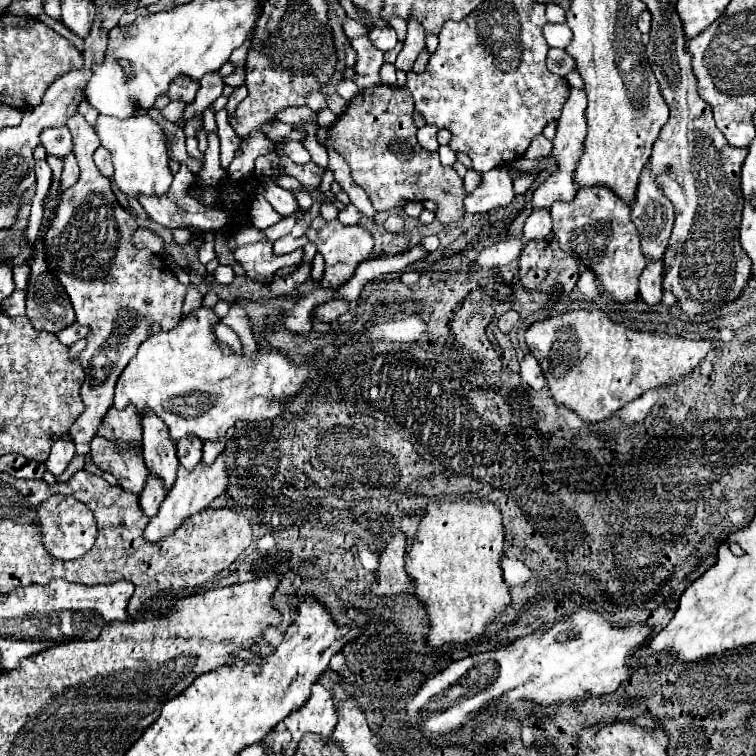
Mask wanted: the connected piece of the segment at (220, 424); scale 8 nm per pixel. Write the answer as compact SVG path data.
M200 307L172 331L152 333L120 373L112 405L122 411L132 403L138 415L152 411L166 423L172 441L186 435L200 437L202 441L216 441L240 419L280 419L286 399L298 397L298 393L306 389L306 379L316 379L316 375L328 371L332 359L338 355L336 347L328 345L322 349L322 355L316 357L316 363L294 365L278 351L268 353L258 349L254 367L250 369L244 355L222 355L216 345L216 335L212 333L216 321L220 319L212 309Z

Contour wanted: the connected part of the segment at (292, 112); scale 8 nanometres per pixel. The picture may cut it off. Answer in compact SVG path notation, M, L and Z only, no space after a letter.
M286 107L276 113L276 119L288 125L302 125L306 121L316 121L316 113L308 107Z

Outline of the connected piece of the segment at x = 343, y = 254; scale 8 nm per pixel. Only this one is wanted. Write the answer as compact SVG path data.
M318 215L310 223L310 227L306 229L306 237L318 247L318 253L324 257L324 275L320 279L320 285L330 291L338 291L338 287L354 275L354 269L362 261L370 259L374 251L374 237L370 235L370 231L360 225L342 225L338 219L324 221L322 215Z

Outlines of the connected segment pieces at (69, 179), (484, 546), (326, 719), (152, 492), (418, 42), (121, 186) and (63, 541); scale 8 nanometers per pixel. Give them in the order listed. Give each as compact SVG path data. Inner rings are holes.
M68 155L68 159L64 159L64 173L62 173L62 179L60 179L60 193L70 189L78 181L78 175L80 175L80 171L78 171L76 157Z
M466 495L454 503L430 503L424 517L420 519L420 529L414 541L406 545L406 573L416 587L416 597L426 609L430 623L426 645L432 649L450 645L450 643L470 643L484 637L486 627L500 617L510 601L510 591L502 577L500 559L504 555L504 527L502 515L492 503L476 499L476 495Z
M316 683L304 707L300 707L296 715L284 719L284 723L292 733L294 741L302 741L304 735L316 733L322 739L322 743L328 743L338 723L334 703L332 703L332 693Z
M148 477L148 483L146 483L146 487L144 487L144 491L140 493L140 507L142 507L142 511L148 515L148 517L154 517L156 513L158 513L158 507L160 507L160 503L164 501L164 487L160 487L160 479L152 479L152 477Z
M410 19L408 21L408 35L406 35L406 41L404 41L404 47L396 59L396 69L408 73L412 71L412 65L418 57L418 53L424 49L424 29L420 29L420 23L416 23L416 19Z
M138 115L136 119L112 119L98 117L96 135L100 143L112 153L114 163L114 183L124 197L138 199L140 195L166 195L172 183L172 173L168 169L168 153L164 133L150 115Z
M52 495L48 501L40 503L36 509L38 527L42 531L44 549L56 559L78 559L88 553L96 541L96 519L84 503L66 495Z

